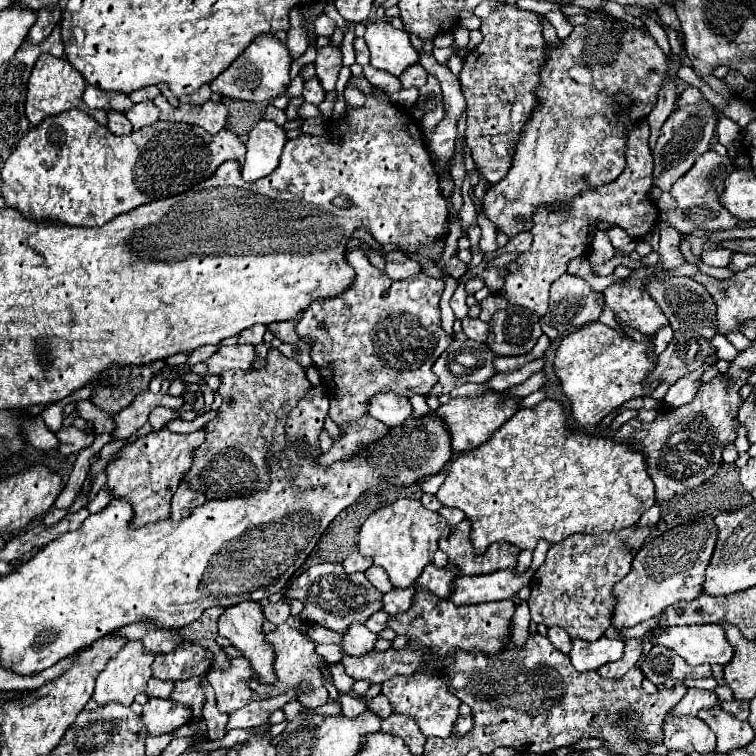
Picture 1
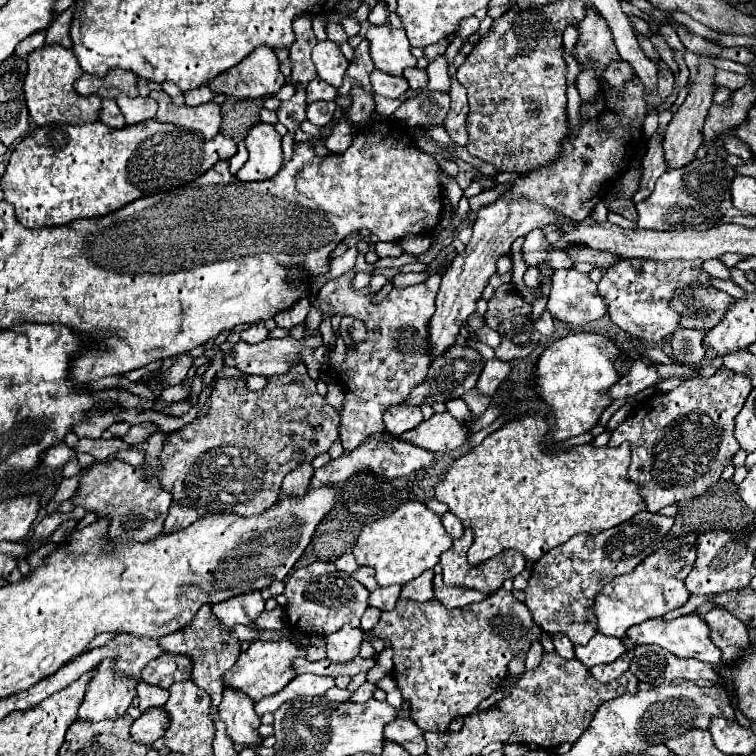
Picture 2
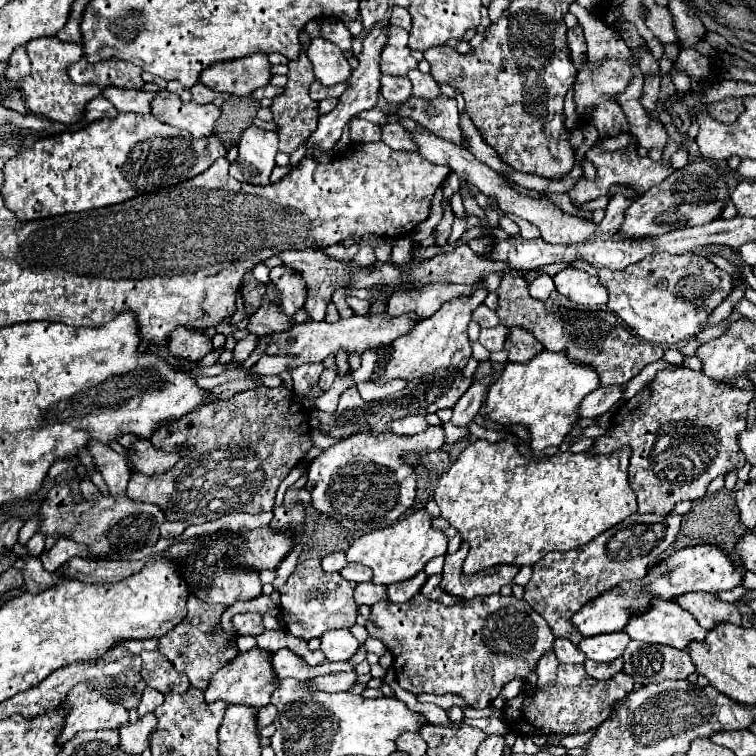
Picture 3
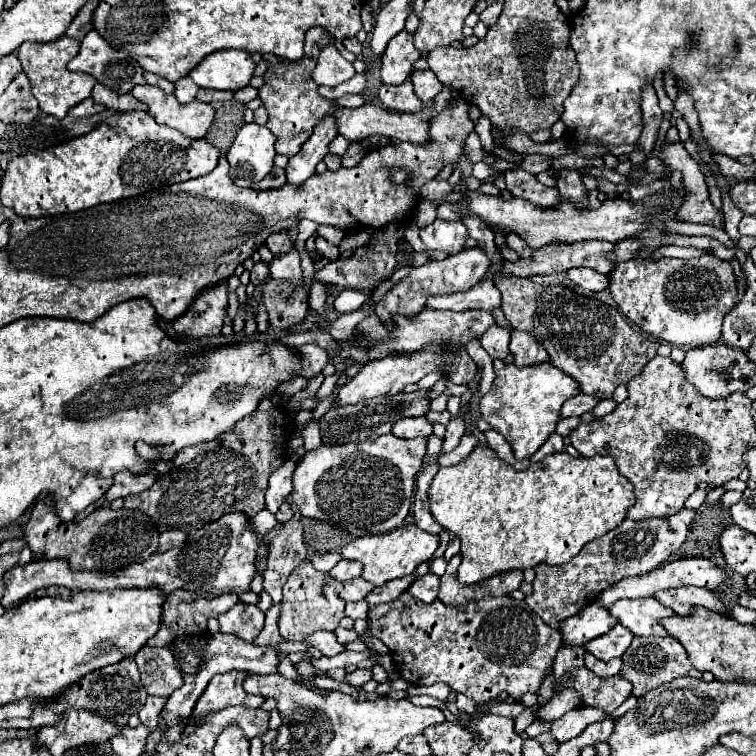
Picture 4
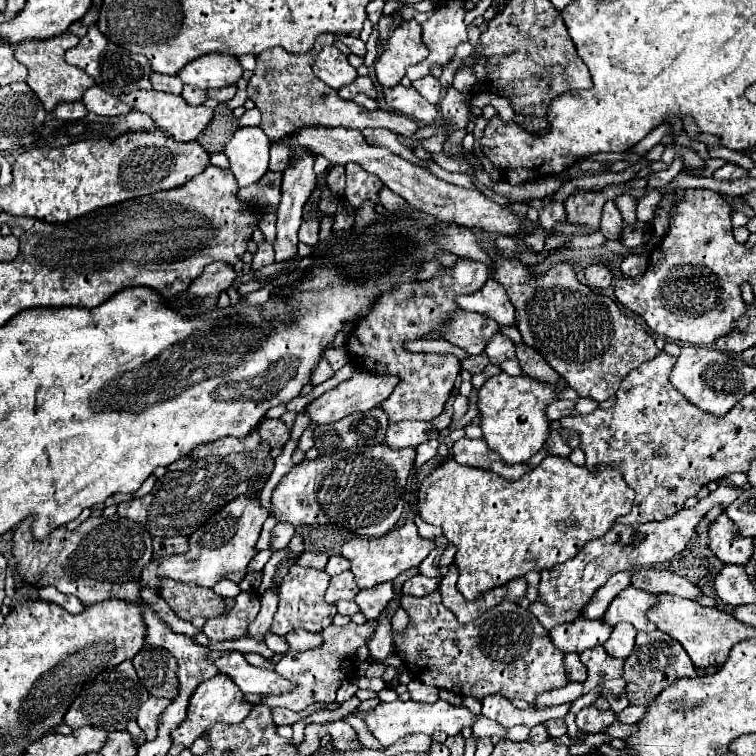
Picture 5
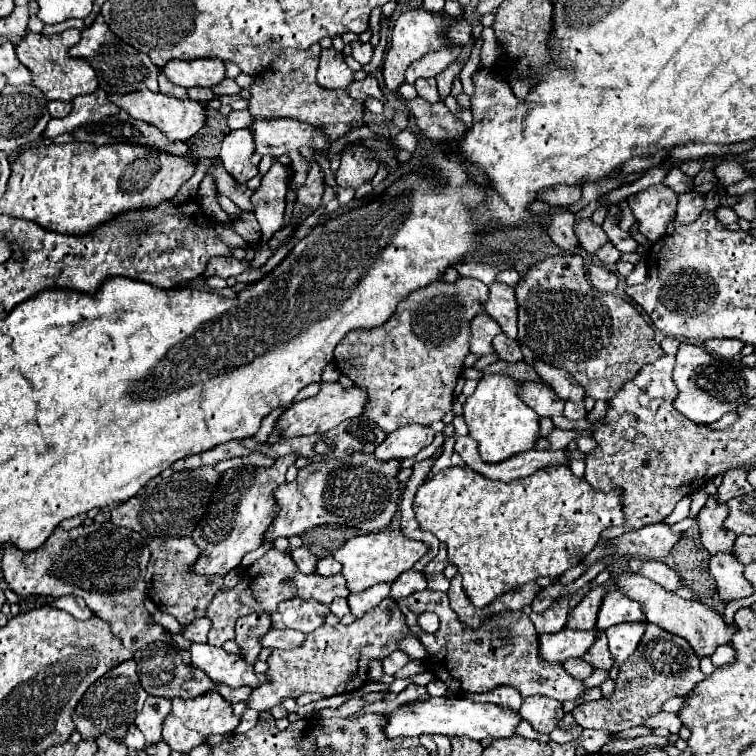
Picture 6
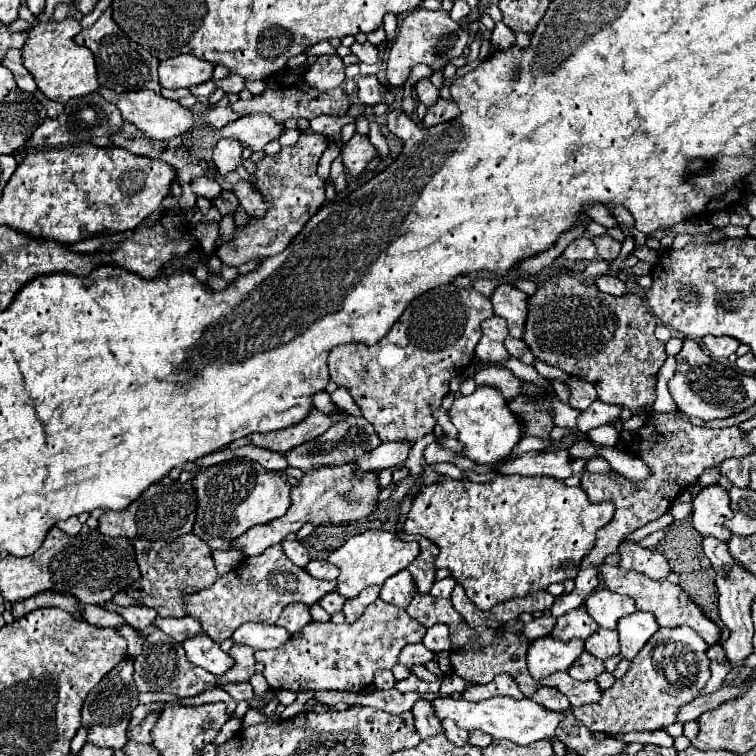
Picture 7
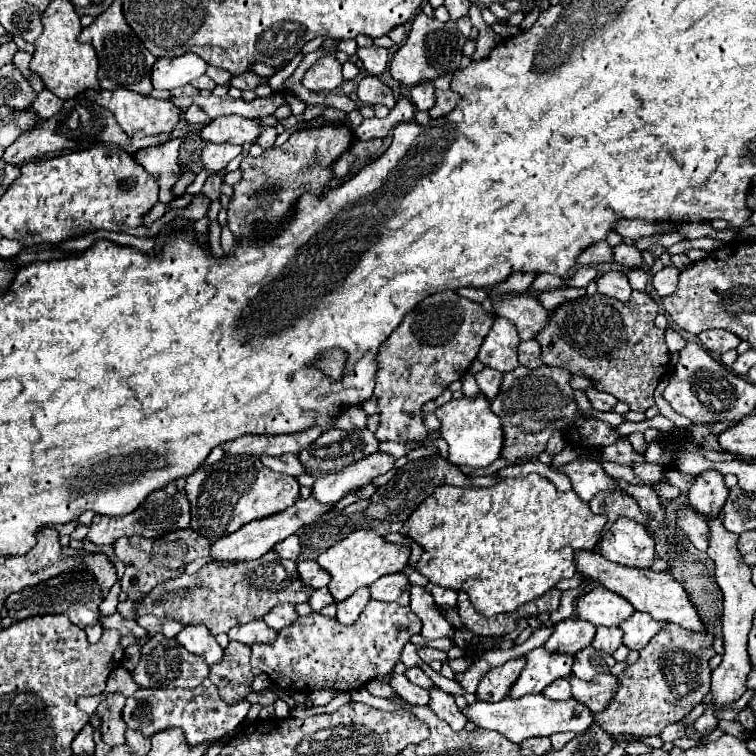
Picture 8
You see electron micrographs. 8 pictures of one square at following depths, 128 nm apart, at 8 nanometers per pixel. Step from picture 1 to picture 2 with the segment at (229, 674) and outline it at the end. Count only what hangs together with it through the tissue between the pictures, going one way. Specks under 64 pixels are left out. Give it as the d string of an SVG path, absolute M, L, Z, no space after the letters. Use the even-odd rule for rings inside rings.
M224 688L218 716L226 724L226 734L230 734L234 744L246 744L252 750L262 746L262 736L256 732L260 726L260 716L254 712L254 702L246 694Z

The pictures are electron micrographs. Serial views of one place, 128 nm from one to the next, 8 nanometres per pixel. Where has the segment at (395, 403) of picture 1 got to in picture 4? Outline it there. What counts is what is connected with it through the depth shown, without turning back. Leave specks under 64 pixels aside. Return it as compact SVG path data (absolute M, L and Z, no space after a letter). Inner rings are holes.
M424 416L400 418L392 426L392 434L398 438L428 438L428 436L432 436L432 424Z

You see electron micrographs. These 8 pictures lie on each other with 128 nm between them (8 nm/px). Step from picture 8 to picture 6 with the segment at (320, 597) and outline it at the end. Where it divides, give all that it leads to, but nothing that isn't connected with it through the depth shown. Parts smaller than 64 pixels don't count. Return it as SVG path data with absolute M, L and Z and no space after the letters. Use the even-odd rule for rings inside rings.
M334 598L334 600L330 602L330 612L336 614L338 618L346 616L346 614L350 612L350 608L348 608L348 600L346 600L346 598Z

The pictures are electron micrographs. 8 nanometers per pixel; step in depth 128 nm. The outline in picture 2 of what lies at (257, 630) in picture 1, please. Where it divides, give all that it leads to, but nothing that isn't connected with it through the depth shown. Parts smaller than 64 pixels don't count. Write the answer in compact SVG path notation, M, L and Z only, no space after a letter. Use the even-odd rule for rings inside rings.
M260 590L246 592L242 596L232 596L226 602L212 604L212 612L220 618L220 622L232 630L234 624L252 626L252 620L264 610L264 598Z

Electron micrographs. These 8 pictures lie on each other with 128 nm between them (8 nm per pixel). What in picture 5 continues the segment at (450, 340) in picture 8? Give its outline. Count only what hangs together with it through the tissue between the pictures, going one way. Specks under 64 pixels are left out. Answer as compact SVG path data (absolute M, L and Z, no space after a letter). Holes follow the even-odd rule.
M460 258L452 268L446 268L424 282L400 284L392 292L384 294L370 314L362 318L354 330L348 334L346 352L348 362L356 370L378 372L382 376L390 374L400 380L394 392L380 404L380 408L390 416L390 424L402 420L422 420L432 422L444 412L444 404L452 394L454 380L458 378L462 366L452 354L416 354L404 348L404 342L418 338L442 338L446 324L452 314L460 308L456 306L454 296L474 294L482 288L489 277L489 270L484 264Z

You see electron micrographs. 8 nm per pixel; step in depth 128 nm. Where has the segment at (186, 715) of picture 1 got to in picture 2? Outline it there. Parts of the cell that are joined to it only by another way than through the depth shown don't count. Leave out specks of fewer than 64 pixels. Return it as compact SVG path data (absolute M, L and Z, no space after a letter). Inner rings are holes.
M150 708L144 712L138 720L134 720L130 734L132 740L144 746L152 746L158 738L164 736L164 730L168 728L168 716L162 708Z

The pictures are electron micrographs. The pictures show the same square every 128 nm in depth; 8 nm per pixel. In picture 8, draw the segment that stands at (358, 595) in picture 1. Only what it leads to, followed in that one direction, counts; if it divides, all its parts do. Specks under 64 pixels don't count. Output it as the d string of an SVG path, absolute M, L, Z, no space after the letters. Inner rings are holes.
M278 604L278 606L274 606L262 620L264 620L270 628L278 630L278 628L284 628L284 626L292 624L296 618L298 618L298 614L294 612L294 606L292 606L292 604Z

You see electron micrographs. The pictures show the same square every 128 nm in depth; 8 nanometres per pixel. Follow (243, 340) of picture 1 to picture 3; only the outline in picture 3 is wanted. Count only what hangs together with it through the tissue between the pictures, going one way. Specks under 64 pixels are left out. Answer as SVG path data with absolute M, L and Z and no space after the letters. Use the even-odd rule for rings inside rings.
M264 284L264 288L266 288L266 292L262 296L262 304L250 318L248 330L252 334L264 336L264 334L274 334L274 332L292 328L294 320L290 316L282 316L280 308L278 308L278 294L274 292L274 284Z

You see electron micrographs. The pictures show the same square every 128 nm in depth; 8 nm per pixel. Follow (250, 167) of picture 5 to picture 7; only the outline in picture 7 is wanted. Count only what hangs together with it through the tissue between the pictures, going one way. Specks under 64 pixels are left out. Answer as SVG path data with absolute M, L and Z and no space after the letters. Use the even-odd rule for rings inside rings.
M218 140L212 152L212 162L220 174L234 170L242 162L242 144L238 140Z

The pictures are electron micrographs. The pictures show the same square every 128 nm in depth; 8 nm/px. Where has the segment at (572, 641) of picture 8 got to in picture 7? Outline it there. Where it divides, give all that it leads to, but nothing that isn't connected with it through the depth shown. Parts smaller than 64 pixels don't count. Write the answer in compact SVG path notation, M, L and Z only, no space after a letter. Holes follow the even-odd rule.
M584 606L564 614L558 618L554 632L550 634L552 638L558 638L562 642L570 642L570 640L586 640L594 630L598 628L598 624L594 624L594 620L590 618L590 614L586 612Z

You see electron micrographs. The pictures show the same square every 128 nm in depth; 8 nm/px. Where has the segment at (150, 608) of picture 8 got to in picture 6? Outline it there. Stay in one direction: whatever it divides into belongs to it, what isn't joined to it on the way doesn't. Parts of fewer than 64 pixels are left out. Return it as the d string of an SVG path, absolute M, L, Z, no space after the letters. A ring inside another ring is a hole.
M270 548L266 556L256 560L240 578L240 582L234 588L220 588L212 602L208 604L206 618L212 620L212 628L208 634L208 642L212 646L222 646L226 640L234 638L234 624L240 616L248 616L250 612L266 612L274 614L274 608L282 600L292 600L292 596L300 596L302 600L316 600L322 604L330 604L336 596L348 596L346 580L342 574L338 576L320 576L320 574L302 574L298 572L298 566L290 558L288 552Z

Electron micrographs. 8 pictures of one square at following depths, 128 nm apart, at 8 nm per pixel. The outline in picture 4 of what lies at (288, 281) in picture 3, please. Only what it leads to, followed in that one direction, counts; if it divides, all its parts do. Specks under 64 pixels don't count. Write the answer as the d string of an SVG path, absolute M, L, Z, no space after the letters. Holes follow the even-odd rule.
M292 248L286 254L278 254L272 262L270 262L270 276L272 278L288 278L292 282L300 282L302 280L302 270L300 270L300 254L296 248Z

